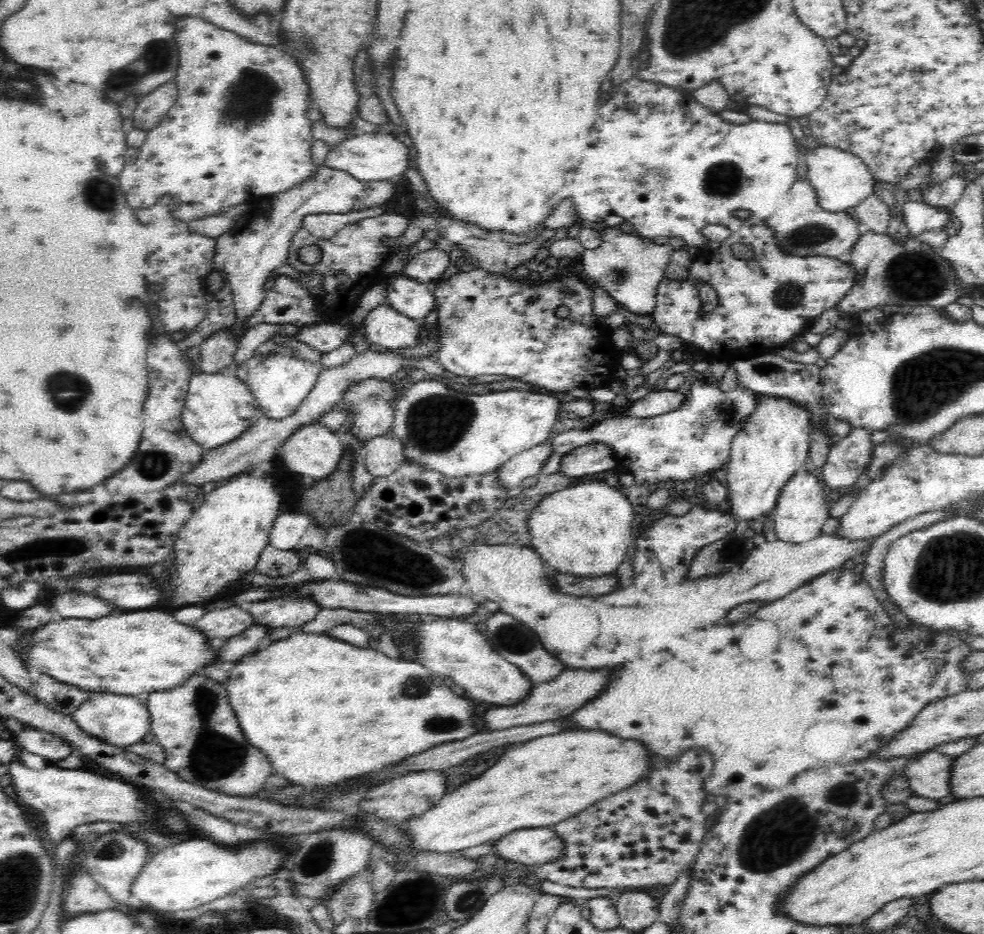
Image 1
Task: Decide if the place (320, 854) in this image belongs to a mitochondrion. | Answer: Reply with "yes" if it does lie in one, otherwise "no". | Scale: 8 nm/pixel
yes

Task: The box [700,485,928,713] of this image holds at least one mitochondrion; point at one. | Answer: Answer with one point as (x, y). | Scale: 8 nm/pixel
(731, 551)

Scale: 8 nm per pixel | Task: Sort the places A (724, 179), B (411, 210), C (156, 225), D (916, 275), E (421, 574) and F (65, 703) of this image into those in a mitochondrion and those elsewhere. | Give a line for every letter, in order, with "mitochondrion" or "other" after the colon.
A: mitochondrion
B: other
C: other
D: mitochondrion
E: mitochondrion
F: other

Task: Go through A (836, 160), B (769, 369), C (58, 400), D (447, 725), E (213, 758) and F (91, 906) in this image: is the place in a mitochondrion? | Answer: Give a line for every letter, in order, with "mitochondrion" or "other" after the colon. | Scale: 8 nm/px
A: other
B: mitochondrion
C: mitochondrion
D: mitochondrion
E: mitochondrion
F: other

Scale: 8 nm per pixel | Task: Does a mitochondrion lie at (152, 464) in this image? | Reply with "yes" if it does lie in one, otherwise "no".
yes

